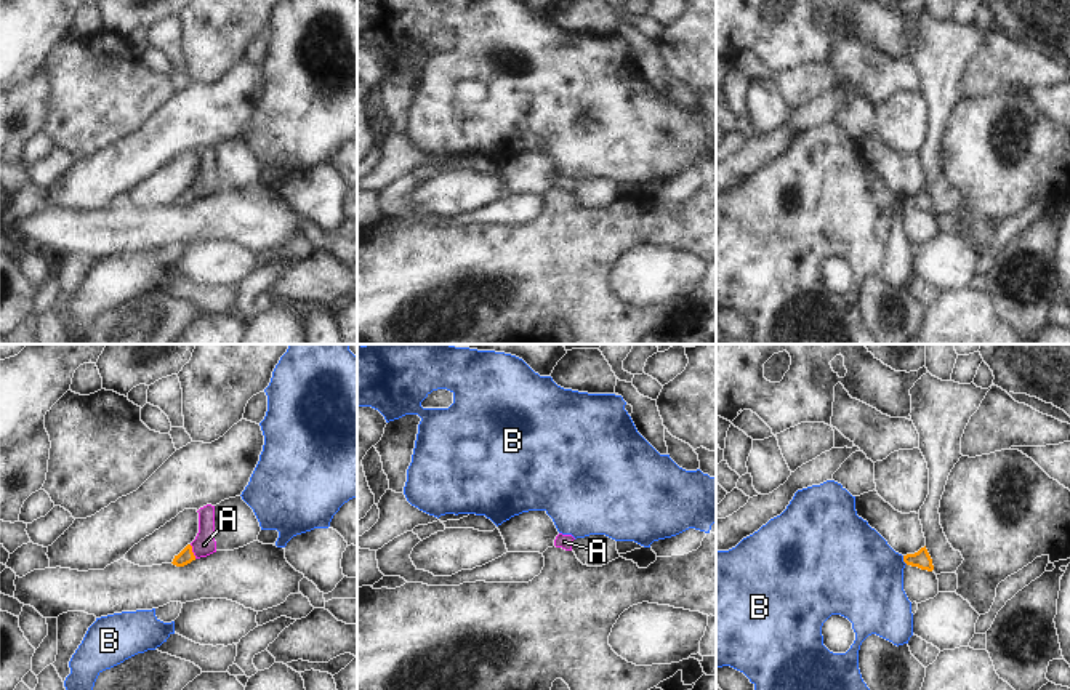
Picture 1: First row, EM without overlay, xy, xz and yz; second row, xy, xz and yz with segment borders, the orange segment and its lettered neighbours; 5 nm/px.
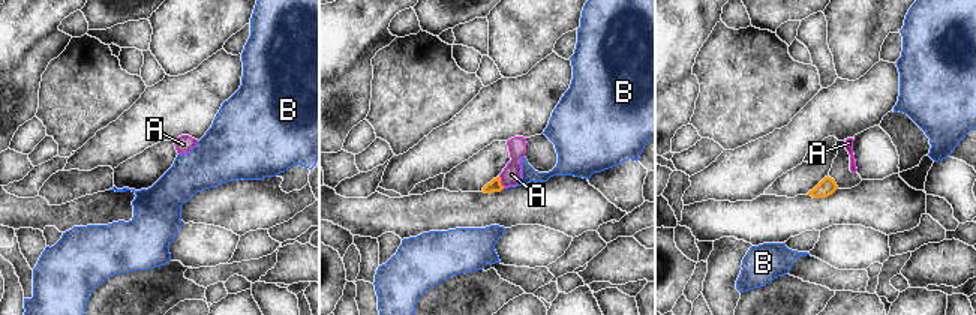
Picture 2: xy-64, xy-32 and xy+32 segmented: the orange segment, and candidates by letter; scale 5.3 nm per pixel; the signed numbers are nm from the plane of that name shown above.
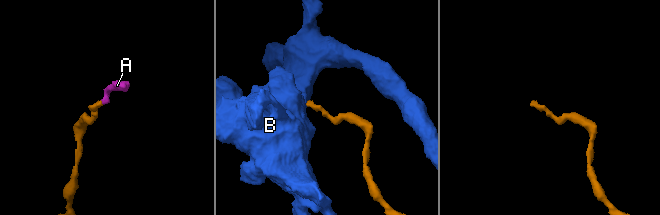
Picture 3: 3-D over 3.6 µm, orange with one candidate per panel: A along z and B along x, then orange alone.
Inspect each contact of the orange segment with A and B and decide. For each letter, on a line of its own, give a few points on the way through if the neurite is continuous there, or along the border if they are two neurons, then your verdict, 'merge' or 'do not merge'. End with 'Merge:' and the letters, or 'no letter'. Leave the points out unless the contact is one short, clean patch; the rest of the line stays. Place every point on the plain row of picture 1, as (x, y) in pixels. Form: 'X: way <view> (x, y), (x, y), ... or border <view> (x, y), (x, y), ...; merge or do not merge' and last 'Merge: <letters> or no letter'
A: way xy (186, 197), (191, 192), (204, 186); merge
B: border yz (902, 197), (907, 205); do not merge
Merge: A

